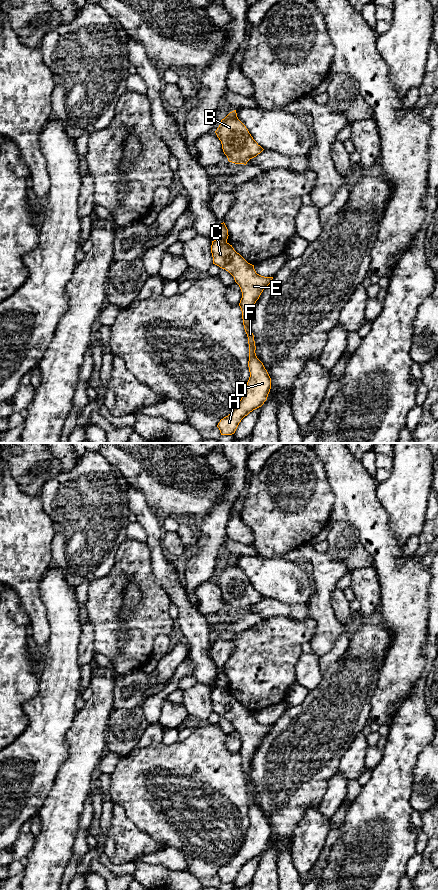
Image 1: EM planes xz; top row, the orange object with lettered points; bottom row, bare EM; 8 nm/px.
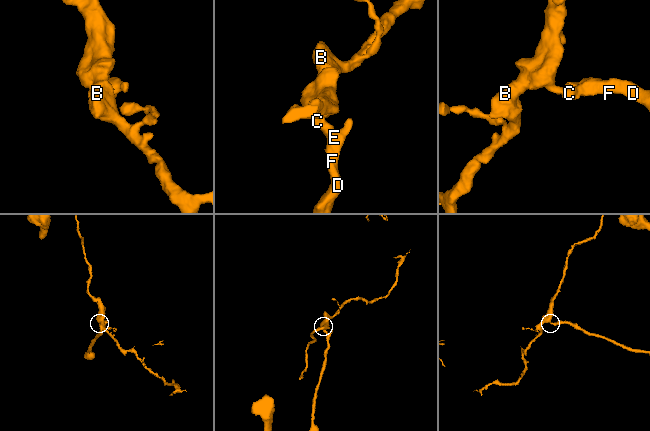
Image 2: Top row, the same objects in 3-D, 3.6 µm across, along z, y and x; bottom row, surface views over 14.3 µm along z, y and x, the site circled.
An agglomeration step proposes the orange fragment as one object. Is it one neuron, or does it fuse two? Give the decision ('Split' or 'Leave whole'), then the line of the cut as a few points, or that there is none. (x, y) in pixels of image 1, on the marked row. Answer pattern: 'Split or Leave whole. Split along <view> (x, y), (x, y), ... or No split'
Leave whole. No split

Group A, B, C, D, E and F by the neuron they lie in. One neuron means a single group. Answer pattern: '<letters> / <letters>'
A B C D E F

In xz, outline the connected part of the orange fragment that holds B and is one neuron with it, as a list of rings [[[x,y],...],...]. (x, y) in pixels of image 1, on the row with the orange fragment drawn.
[[[236,110],[221,120],[215,133],[229,162],[246,165],[250,159],[264,150],[238,119]]]

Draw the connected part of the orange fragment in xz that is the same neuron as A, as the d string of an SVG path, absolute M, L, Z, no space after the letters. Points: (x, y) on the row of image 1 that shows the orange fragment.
M225 223L219 224L217 226L217 239L212 241L211 253L213 264L228 271L234 277L242 292L239 306L242 311L244 329L248 337L250 377L245 392L237 406L218 423L217 427L221 435L234 434L241 420L264 404L271 389L271 378L255 353L256 346L250 323L251 311L263 290L271 283L273 277L264 277L257 274L254 265L248 263L227 242L228 236L228 229Z

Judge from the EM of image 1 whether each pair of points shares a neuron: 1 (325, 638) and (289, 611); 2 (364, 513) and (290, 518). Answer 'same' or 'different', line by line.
1: different
2: different

